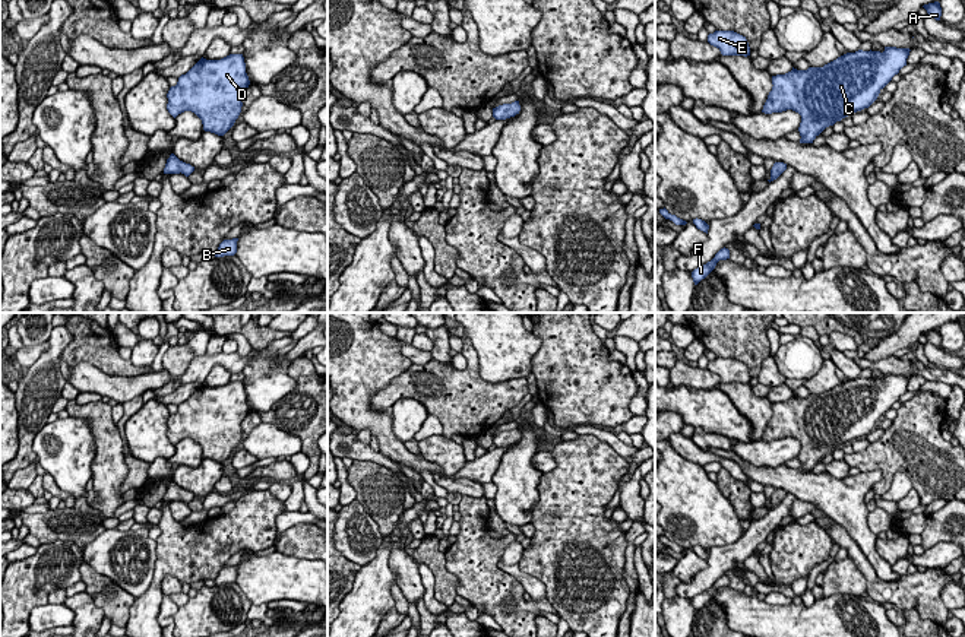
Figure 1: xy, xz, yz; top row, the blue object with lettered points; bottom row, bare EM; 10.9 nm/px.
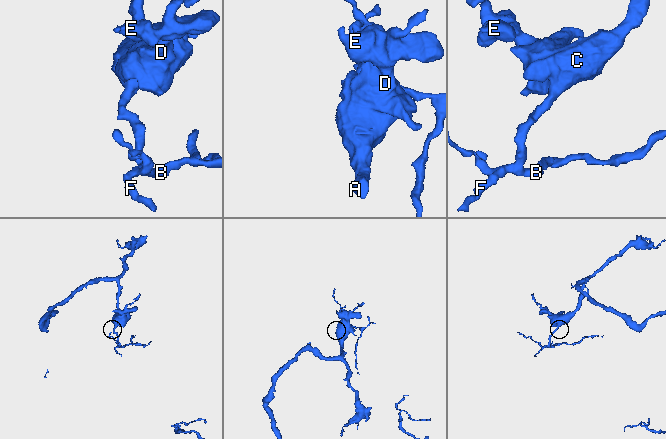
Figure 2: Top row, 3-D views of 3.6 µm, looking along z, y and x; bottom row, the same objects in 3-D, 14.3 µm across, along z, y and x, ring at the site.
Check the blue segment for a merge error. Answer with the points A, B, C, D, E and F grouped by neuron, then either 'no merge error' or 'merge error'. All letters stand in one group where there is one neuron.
A B C D E F; no merge error

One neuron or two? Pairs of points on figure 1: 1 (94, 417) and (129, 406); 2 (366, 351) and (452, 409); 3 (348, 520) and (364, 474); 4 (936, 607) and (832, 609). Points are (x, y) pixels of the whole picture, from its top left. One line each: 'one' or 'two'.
1: two
2: two
3: two
4: two

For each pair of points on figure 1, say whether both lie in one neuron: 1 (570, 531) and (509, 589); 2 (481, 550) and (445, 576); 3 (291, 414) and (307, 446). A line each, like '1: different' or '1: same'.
1: different
2: different
3: same

